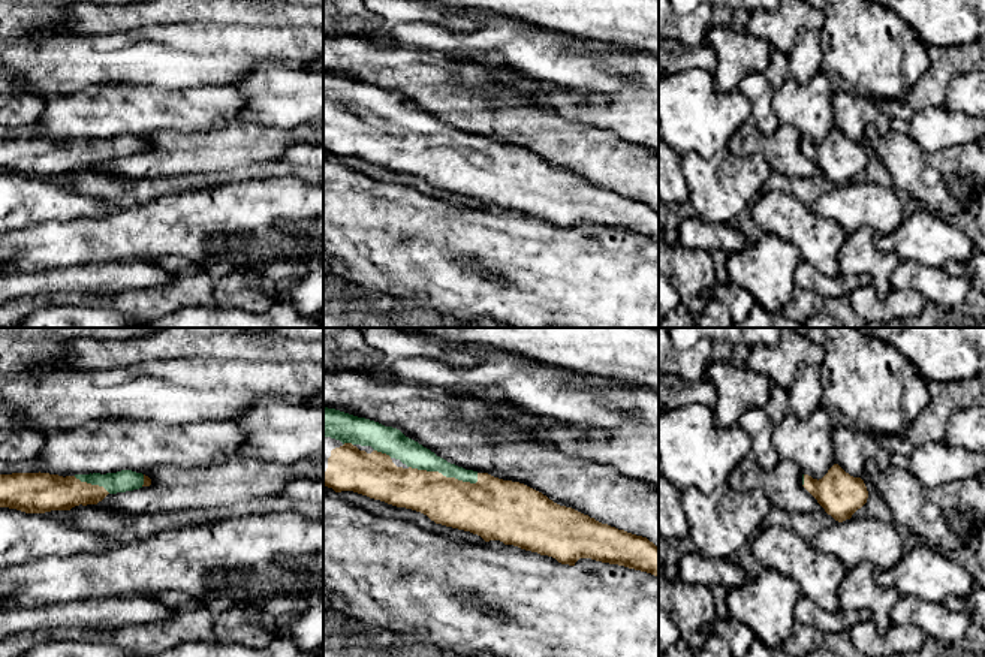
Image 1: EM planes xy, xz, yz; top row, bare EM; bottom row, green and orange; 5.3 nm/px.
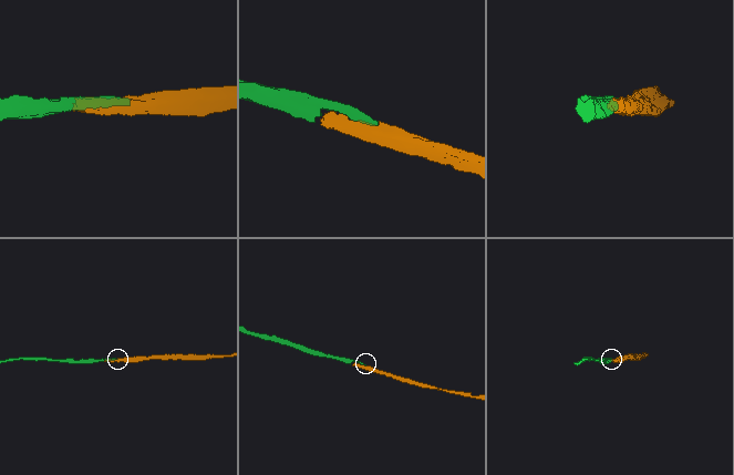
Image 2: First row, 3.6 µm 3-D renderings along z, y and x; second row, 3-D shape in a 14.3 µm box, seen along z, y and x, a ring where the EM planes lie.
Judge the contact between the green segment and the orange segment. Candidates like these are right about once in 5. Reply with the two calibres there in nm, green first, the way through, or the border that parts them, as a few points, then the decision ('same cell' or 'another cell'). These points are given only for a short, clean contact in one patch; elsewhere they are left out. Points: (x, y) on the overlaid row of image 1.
140/260 nm | same cell

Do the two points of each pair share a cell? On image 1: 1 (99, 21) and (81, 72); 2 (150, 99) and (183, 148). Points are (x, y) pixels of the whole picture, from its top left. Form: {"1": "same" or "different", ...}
{"1": "different", "2": "different"}

